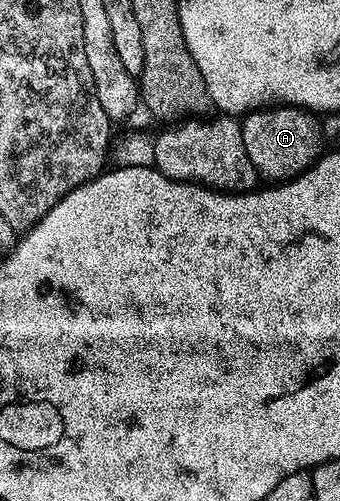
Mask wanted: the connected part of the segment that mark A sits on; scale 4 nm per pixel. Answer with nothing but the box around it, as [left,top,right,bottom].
[241,106,324,182]

